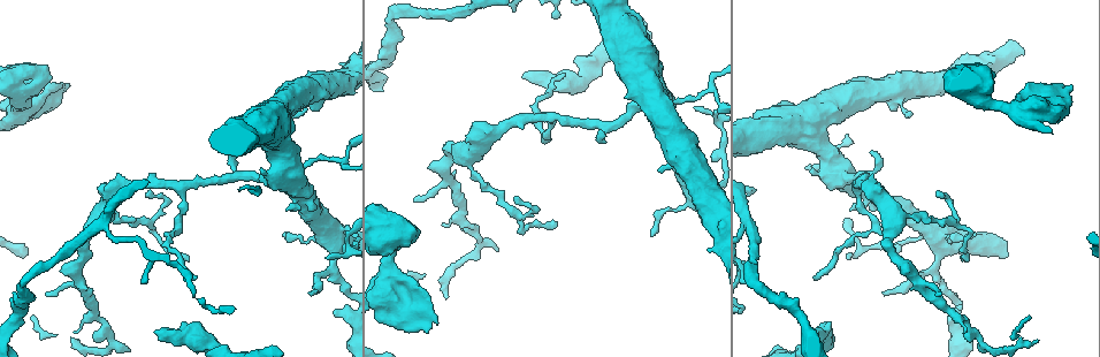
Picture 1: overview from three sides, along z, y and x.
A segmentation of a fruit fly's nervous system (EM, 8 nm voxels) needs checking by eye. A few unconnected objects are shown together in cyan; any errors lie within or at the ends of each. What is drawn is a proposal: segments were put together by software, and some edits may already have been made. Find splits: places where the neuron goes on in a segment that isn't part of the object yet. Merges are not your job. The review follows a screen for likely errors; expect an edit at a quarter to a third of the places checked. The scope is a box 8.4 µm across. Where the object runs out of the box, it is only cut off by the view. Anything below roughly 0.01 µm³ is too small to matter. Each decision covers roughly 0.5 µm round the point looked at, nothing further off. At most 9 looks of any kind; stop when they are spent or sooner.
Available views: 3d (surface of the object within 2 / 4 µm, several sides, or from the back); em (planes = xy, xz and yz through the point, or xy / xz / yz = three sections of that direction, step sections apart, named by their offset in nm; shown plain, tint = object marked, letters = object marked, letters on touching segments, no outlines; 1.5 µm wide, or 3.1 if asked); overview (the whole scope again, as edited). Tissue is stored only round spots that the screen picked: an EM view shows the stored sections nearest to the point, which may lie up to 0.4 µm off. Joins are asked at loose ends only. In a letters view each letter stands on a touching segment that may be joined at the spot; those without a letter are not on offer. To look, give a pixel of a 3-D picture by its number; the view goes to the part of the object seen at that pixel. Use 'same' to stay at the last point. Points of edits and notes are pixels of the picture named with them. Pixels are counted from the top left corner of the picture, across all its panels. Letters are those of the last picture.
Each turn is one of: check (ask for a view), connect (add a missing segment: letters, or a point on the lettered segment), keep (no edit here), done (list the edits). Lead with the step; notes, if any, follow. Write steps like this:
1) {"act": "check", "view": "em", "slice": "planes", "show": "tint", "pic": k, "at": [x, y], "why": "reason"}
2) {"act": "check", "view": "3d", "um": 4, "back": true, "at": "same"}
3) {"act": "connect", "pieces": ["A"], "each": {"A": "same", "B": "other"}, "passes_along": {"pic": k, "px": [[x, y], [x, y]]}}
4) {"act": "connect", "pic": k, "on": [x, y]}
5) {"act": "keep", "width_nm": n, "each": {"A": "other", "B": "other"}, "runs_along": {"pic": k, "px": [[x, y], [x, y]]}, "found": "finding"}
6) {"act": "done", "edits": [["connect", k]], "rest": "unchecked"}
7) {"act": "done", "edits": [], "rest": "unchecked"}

{"act": "check", "view": "3d", "um": 4, "pic": 1, "at": [338, 310], "why": "an open end"}

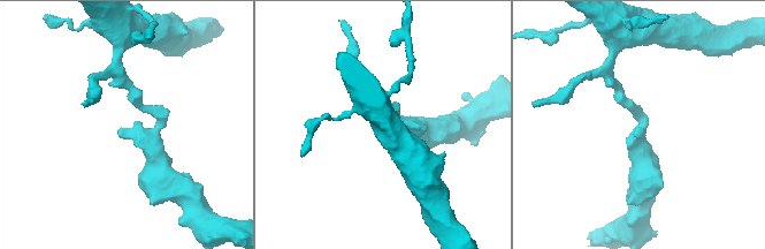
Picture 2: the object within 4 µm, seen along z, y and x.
{"act": "check", "view": "em", "slice": "xz", "step": 4, "show": "letters", "pic": 2, "at": [640, 125], "why": "shape alone is not enough"}

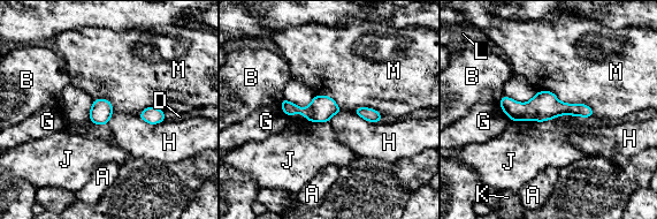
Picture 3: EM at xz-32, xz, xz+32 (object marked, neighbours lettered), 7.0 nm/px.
{"act": "check", "view": "em", "slice": "planes", "show": "letters", "at": "same"}

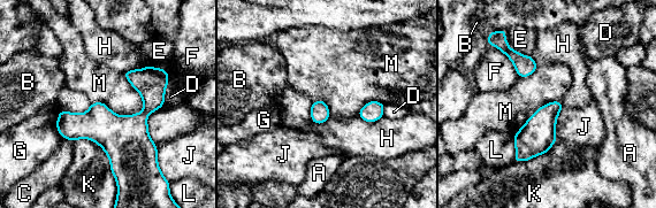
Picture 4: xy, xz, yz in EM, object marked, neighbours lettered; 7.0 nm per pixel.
{"act": "keep", "each": {"A": "other", "B": "other", "C": "other", "D": "other", "E": "other", "F": "other", "G": "other", "H": "other", "J": "other", "K": "other", "L": "other", "M": "other"}, "border": {"pic": 4, "px": [[91, 104], [120, 115], [144, 106]]}, "found": "none of them fits"}

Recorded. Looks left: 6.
{"act": "check", "view": "em", "slice": "planes", "show": "letters", "pic": 1, "at": [819, 329], "why": "an open end"}

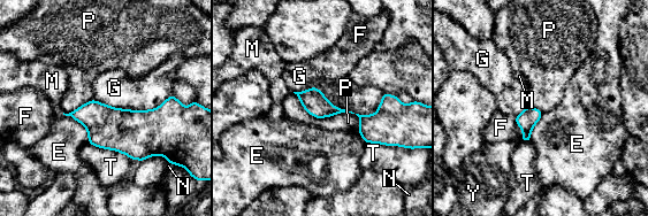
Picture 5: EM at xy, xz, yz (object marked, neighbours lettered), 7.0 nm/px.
{"act": "keep", "width_nm": 160, "each": {"E": "other", "F": "other", "G": "other", "M": "other", "N": "other", "P": "other", "T": "other", "Y": "other"}, "border": {"pic": 5, "px": [[294, 91], [359, 114], [383, 95]]}, "found": "none of them fits"}

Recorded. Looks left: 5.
{"act": "check", "view": "em", "slice": "yz", "step": 4, "show": "letters", "pic": 1, "at": [965, 330], "why": "branch stops here"}

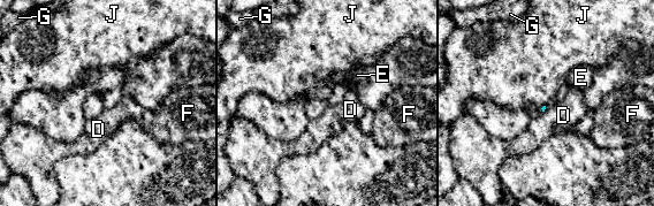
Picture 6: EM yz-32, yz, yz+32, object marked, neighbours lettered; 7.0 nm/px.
{"act": "check", "view": "em", "slice": "planes", "show": "letters", "at": "same"}

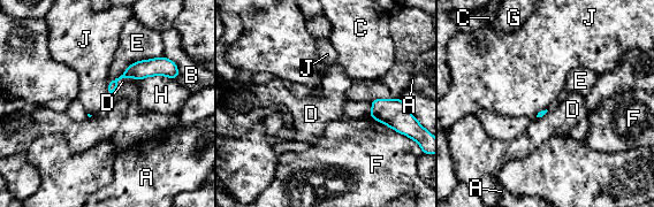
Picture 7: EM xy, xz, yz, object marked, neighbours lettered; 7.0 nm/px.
{"act": "keep", "each": {"A": "other", "B": "other", "C": "other", "D": "other", "E": "other", "F": "other", "G": "other", "H": "other", "J": "other"}, "found": "none of them fits"}

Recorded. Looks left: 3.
{"act": "check", "view": "em", "slice": "planes", "show": "letters", "pic": 1, "at": [936, 195], "why": "branch stops here"}

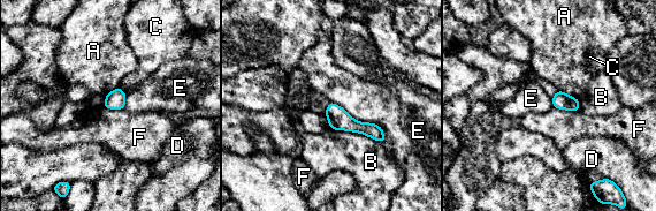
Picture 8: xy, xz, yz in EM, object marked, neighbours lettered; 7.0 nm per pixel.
{"act": "keep", "longest_contact_nm": ["E", 480], "each": {"A": "other", "B": "other", "C": "other", "D": "other", "E": "other", "F": "other"}, "border": {"pic": 8, "px": [[330, 102], [376, 123], [387, 142]]}, "found": "no lettered segment goes on from it"}

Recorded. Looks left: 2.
{"act": "done", "edits": [], "rest": "unchecked"}

